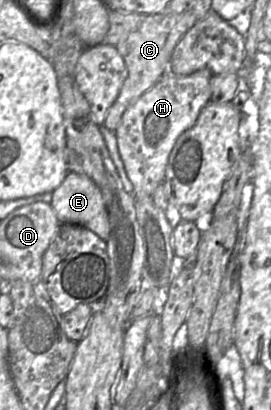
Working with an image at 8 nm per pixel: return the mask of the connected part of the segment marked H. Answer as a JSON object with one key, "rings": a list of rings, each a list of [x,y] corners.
{"rings":[[[208,69],[187,76],[168,71],[123,114],[115,135],[135,197],[151,197],[164,182],[169,155],[176,140],[196,123],[200,112],[210,101],[212,77]]]}

